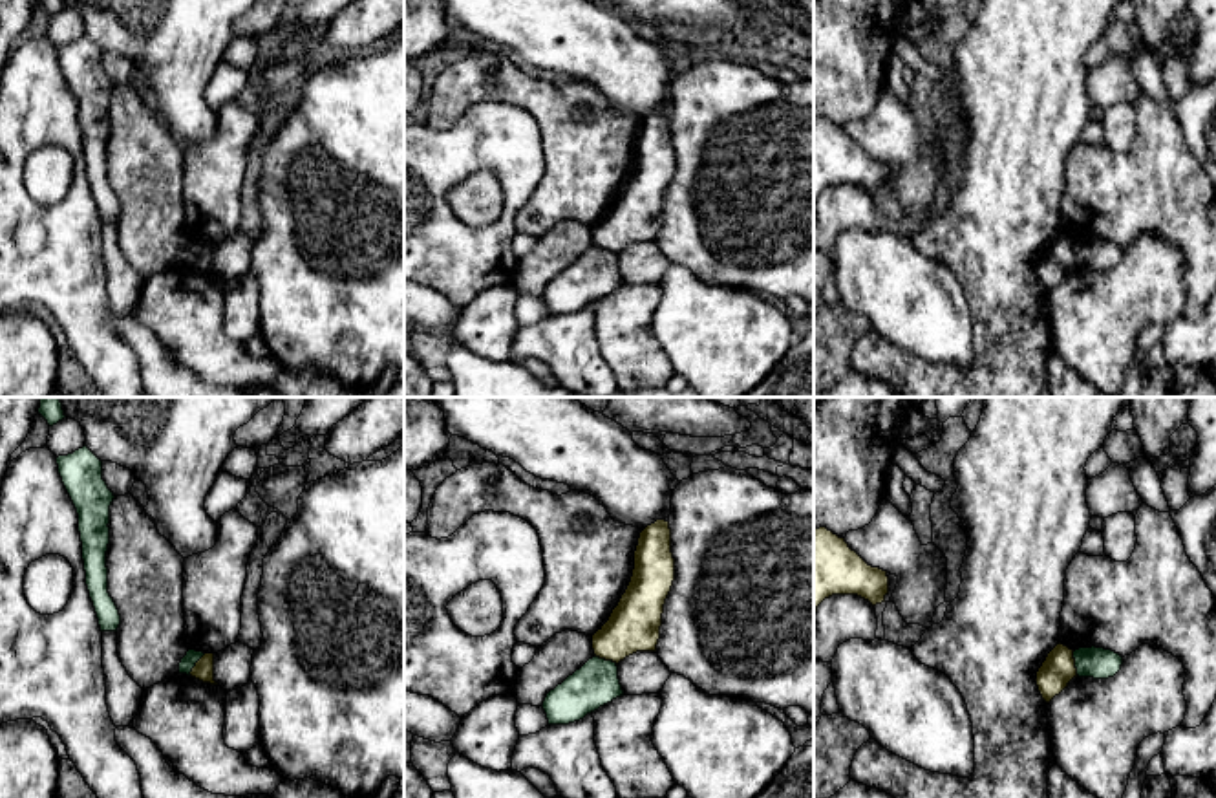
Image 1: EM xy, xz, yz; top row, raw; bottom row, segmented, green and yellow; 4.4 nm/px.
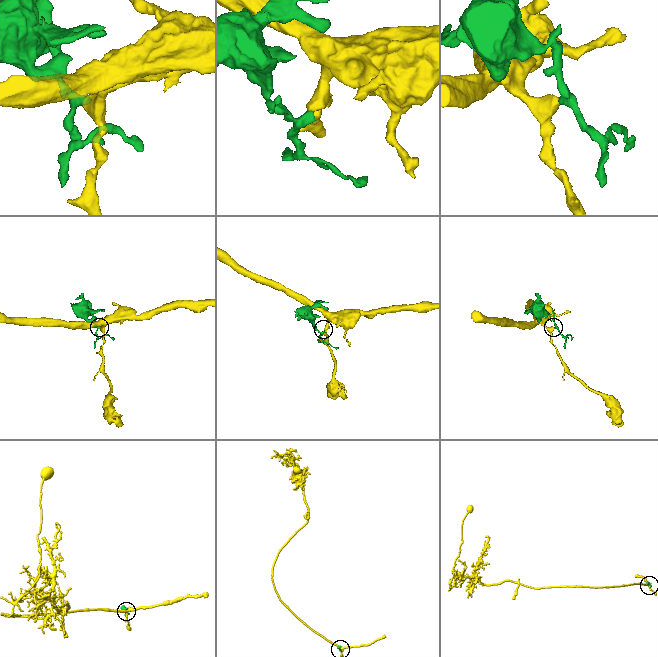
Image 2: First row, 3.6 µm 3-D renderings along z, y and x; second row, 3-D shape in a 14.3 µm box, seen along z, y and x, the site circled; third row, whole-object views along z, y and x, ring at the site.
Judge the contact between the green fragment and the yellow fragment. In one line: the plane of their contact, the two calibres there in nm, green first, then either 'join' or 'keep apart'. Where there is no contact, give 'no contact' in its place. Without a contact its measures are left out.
meets green in yz; 140 nm thick on the green side, 150 nm on the other; keep apart

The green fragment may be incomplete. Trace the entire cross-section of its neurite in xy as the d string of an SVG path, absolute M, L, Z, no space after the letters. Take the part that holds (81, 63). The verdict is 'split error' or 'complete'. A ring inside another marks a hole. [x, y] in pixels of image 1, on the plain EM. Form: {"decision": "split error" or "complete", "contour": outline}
{"decision": "complete", "contour": "M84 35L57 48L59 64L79 104L86 176L101 221L117 221L119 200L108 183L106 141L110 134L110 95L113 82L102 70L102 51Z"}

